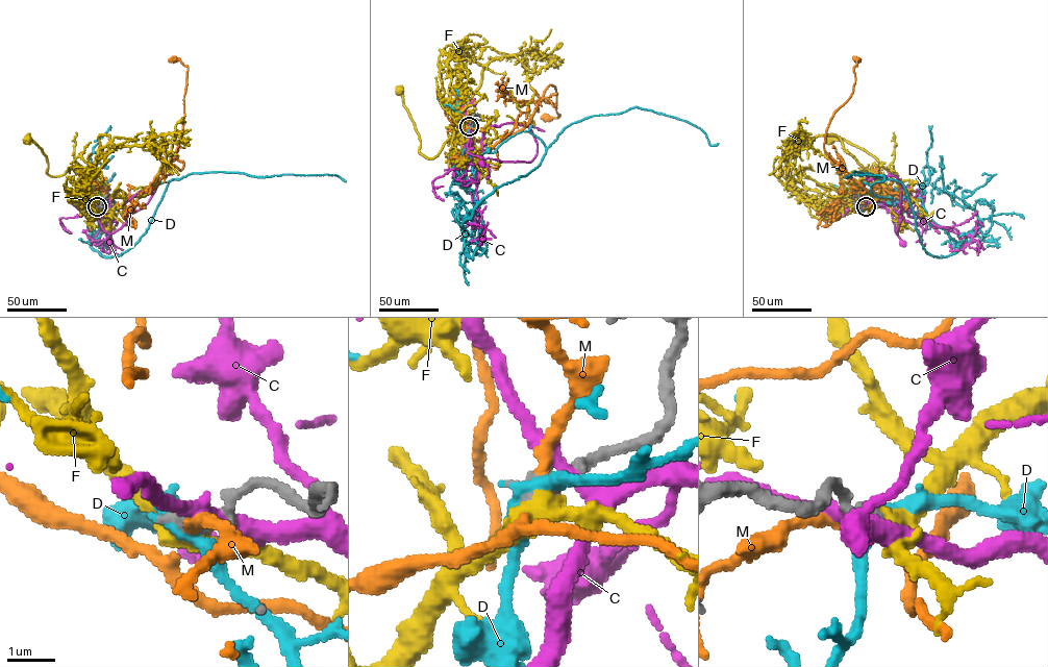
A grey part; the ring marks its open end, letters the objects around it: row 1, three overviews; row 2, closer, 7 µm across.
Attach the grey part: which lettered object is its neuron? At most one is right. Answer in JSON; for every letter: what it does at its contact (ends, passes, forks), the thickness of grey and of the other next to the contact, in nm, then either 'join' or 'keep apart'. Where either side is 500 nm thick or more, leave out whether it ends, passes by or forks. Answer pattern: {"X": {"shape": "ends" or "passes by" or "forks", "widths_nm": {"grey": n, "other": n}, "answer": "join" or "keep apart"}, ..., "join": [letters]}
{"C": {"shape": "passes by", "widths_nm": {"grey": 280, "other": 320}, "answer": "keep apart"}, "D": {"widths_nm": {"grey": 550, "other": 260}, "answer": "keep apart"}, "F": {"shape": "passes by", "widths_nm": {"grey": 400, "other": 480}, "answer": "join"}, "M": {"shape": "passes by", "widths_nm": {"grey": 380, "other": 200}, "answer": "keep apart"}, "join": ["F"]}

